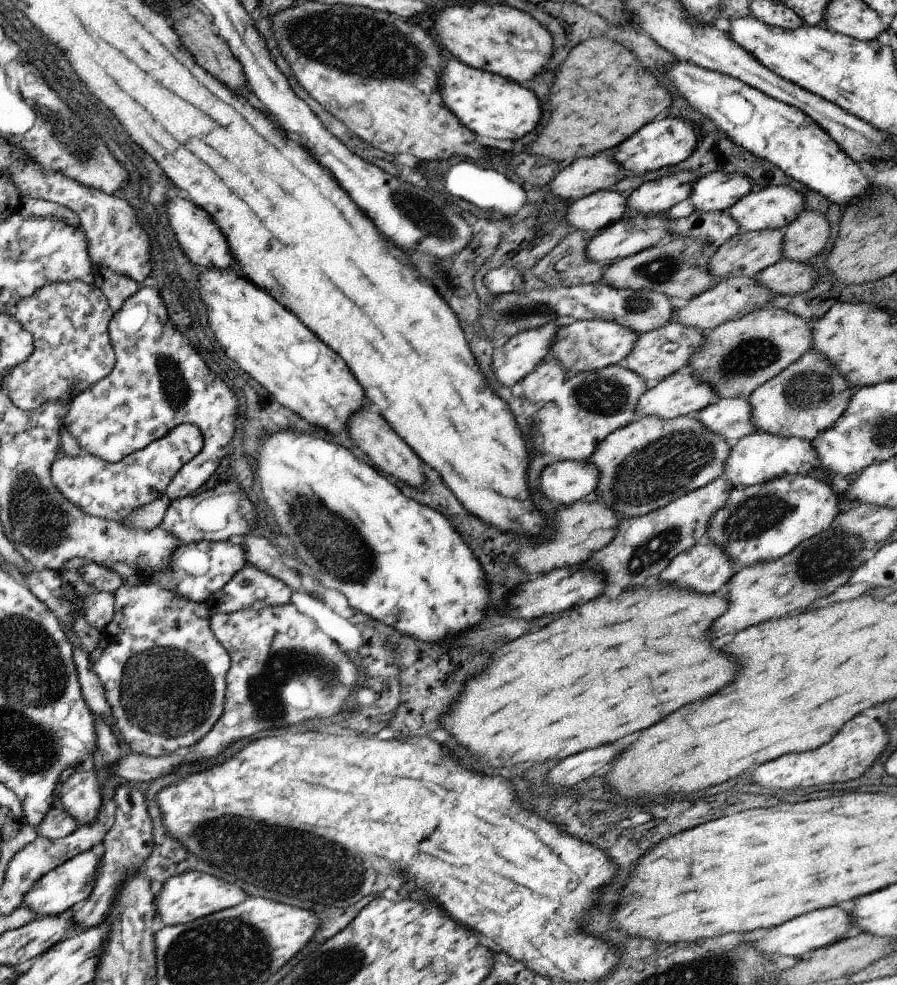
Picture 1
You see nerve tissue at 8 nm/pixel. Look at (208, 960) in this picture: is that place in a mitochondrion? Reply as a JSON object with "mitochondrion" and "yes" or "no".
{"mitochondrion":"yes"}

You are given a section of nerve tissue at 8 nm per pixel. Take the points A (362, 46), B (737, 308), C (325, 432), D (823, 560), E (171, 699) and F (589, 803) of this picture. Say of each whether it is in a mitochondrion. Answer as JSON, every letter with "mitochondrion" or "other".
{"A":"mitochondrion","B":"other","C":"other","D":"mitochondrion","E":"mitochondrion","F":"mitochondrion"}

